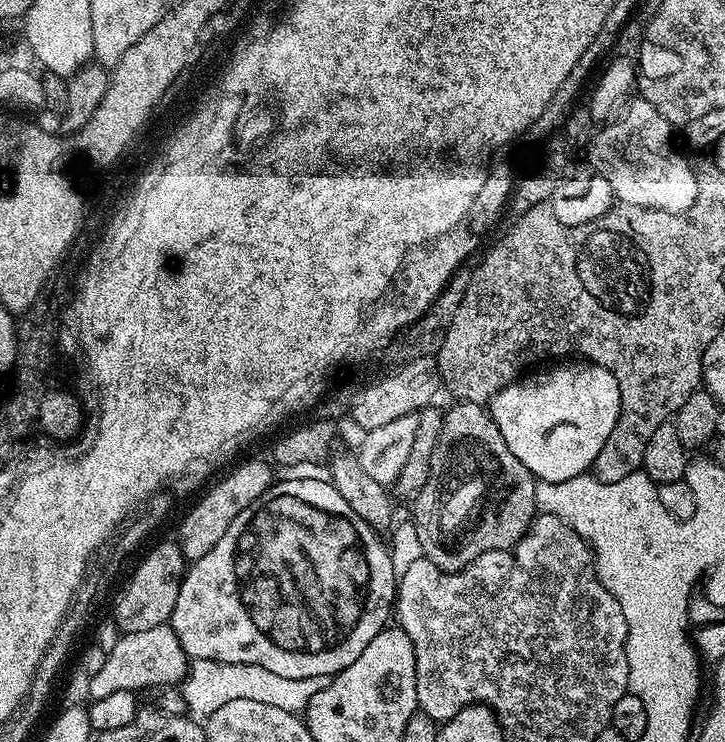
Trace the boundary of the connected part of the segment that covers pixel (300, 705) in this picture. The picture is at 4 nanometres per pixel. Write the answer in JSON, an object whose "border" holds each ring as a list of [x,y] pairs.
{"border":[[[193,659],[188,666],[188,675],[182,681],[184,704],[193,712],[193,717],[207,718],[218,706],[234,702],[234,698],[250,698],[250,702],[266,702],[266,706],[278,706],[297,714],[308,707],[310,698],[328,685],[329,677],[318,678],[282,678],[282,674],[273,674],[262,666],[253,664],[227,664],[222,661]]]}

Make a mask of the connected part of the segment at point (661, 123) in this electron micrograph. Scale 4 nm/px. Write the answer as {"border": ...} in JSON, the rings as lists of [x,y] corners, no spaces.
{"border":[[[643,98],[629,100],[623,111],[605,124],[608,125],[593,138],[587,159],[594,165],[595,171],[600,172],[602,178],[606,178],[612,185],[615,199],[625,204],[637,204],[667,212],[668,204],[680,202],[682,212],[685,212],[686,206],[690,206],[694,198],[684,196],[688,196],[692,188],[698,188],[698,182],[693,165],[688,165],[668,145],[672,140],[673,125]]]}

